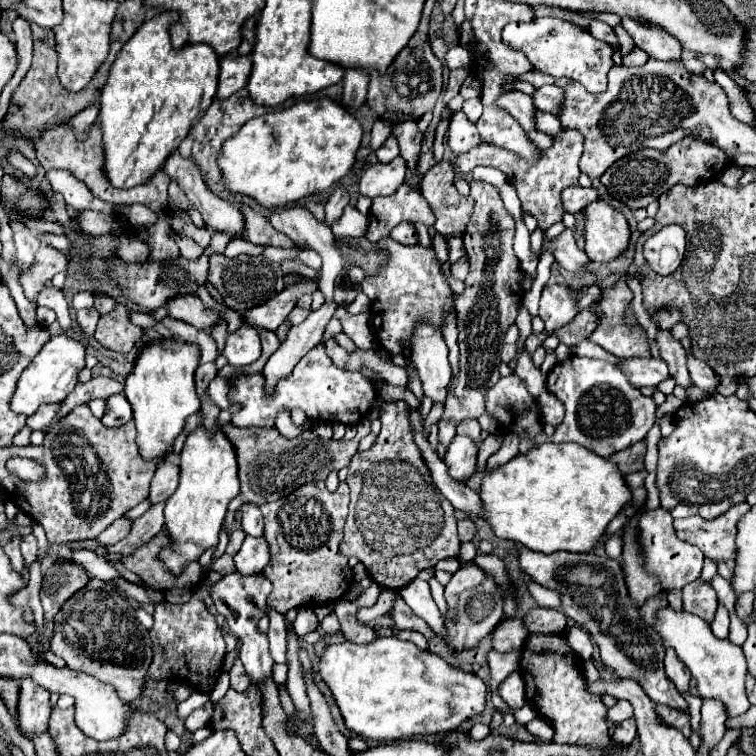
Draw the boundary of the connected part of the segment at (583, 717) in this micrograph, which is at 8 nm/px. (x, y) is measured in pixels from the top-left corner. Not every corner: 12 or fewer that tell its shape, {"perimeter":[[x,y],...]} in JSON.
{"perimeter":[[562,634],[530,636],[526,700],[554,742],[610,750],[608,708]]}

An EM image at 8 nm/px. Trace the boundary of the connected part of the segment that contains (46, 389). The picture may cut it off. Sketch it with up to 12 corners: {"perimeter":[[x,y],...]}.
{"perimeter":[[50,338],[18,378],[10,410],[32,416],[78,384],[86,348]]}

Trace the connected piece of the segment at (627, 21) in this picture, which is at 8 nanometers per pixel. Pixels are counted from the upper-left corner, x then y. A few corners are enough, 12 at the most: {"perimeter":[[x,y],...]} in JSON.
{"perimeter":[[622,18],[634,44],[658,60],[680,62],[682,46],[638,18]]}

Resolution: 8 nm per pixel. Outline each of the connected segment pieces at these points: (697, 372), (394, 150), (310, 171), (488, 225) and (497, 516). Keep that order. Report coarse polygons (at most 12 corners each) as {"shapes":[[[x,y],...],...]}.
{"shapes":[[[688,354],[692,384],[716,394],[718,378],[702,360]],[[390,136],[378,150],[378,162],[386,164],[398,156],[398,142]],[[326,96],[248,120],[218,156],[264,208],[352,170],[362,128]],[[470,180],[460,362],[444,418],[478,418],[522,304],[516,222]],[[542,444],[478,496],[498,538],[590,552],[630,500],[616,464]]]}

